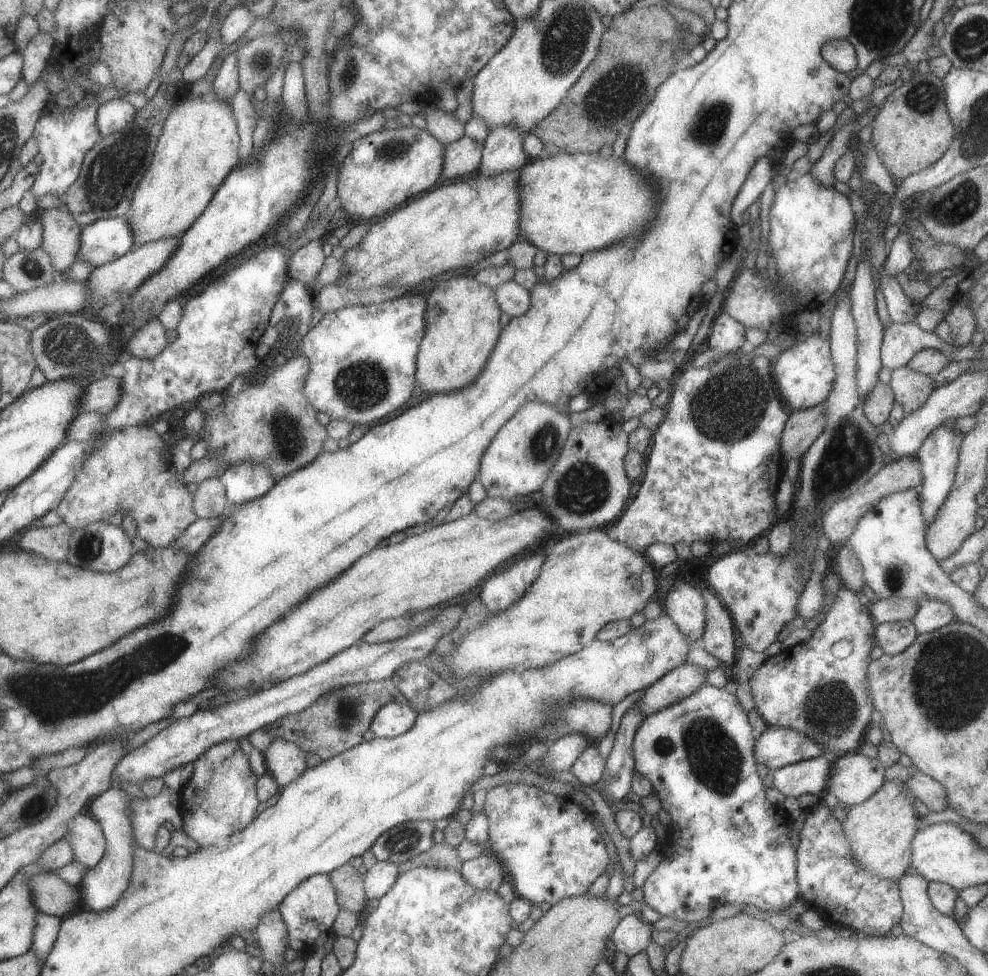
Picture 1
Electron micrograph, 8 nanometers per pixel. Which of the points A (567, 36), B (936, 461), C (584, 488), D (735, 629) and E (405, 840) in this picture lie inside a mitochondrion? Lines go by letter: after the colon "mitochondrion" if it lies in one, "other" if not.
A: mitochondrion
B: other
C: mitochondrion
D: other
E: mitochondrion

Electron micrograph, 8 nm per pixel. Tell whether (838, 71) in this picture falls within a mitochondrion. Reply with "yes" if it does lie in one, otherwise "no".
no

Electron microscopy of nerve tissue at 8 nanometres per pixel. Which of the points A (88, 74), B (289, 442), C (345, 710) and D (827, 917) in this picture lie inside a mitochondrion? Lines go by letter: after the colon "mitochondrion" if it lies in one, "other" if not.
A: other
B: mitochondrion
C: mitochondrion
D: other

